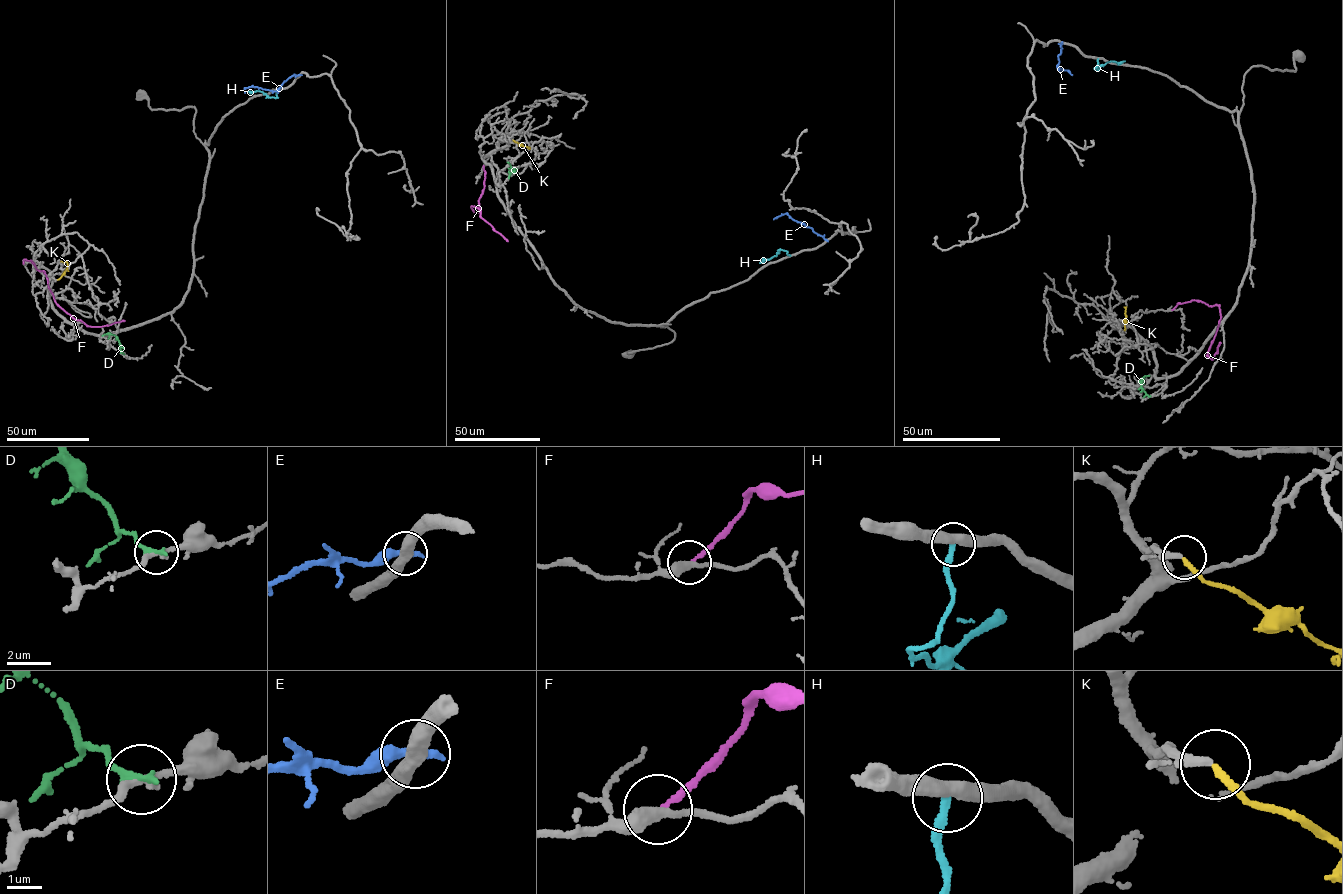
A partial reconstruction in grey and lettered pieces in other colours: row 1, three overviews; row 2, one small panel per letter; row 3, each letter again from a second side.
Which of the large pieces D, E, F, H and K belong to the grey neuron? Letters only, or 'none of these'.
K

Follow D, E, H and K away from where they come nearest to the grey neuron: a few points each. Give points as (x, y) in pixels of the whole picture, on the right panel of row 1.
D: (1149, 396), (1141, 387), (1144, 376), (1139, 382)
E: (1062, 42), (1057, 68), (1072, 75)
H: (1098, 58), (1094, 68), (1097, 69), (1107, 62), (1125, 61)
K: (1124, 330), (1126, 308)

